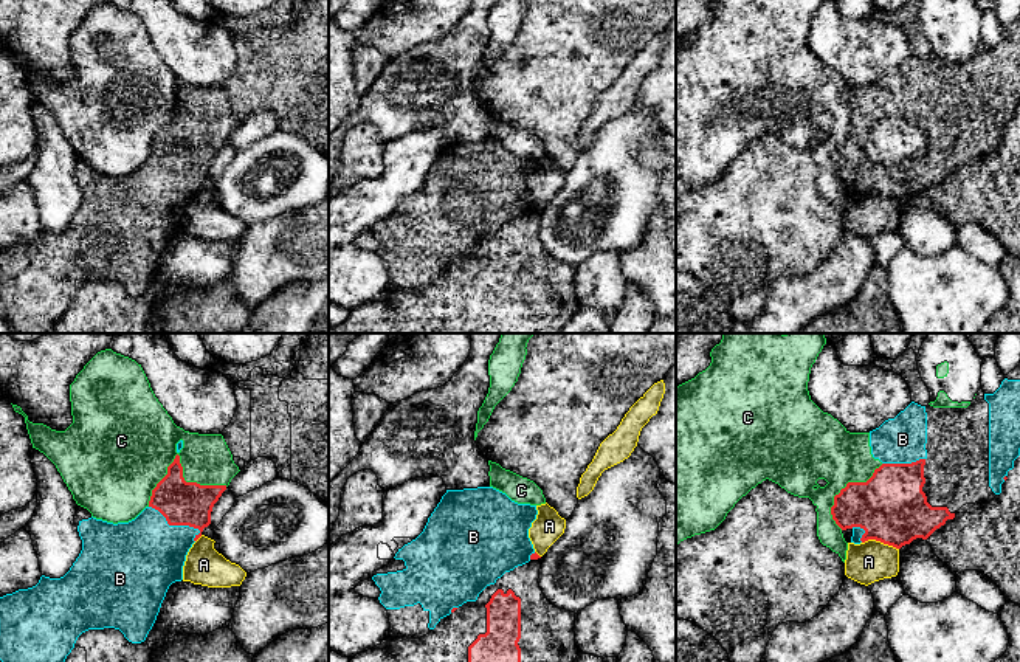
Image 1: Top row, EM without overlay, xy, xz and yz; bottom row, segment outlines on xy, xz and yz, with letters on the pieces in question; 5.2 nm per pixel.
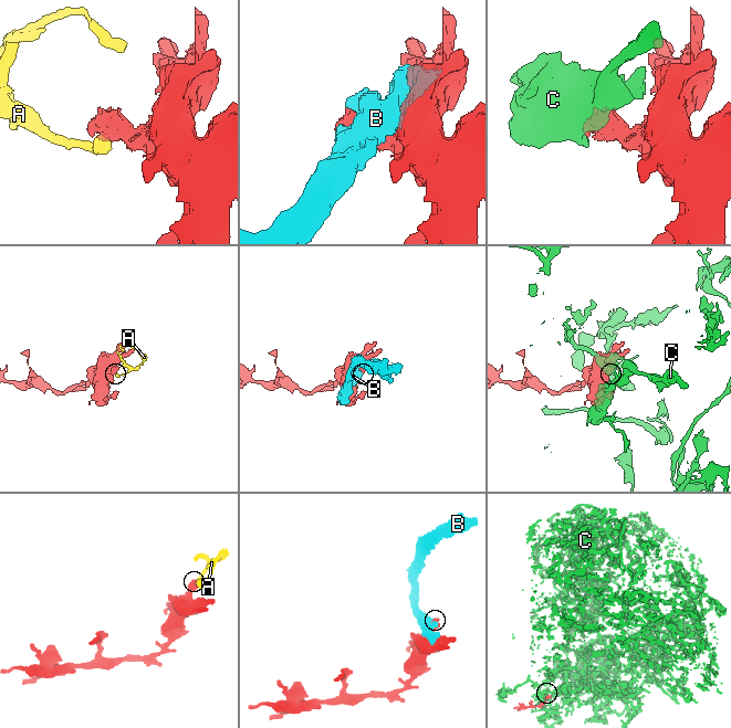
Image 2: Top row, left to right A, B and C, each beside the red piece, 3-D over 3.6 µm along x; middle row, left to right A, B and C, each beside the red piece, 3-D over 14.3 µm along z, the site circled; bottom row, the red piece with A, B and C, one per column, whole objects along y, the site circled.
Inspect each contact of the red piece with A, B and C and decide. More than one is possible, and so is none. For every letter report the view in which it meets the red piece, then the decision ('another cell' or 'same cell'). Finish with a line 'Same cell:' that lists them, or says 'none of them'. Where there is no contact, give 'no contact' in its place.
A: meets red in yz; another cell
B: meets red in xy; another cell
C: meets red in xy; another cell
Same cell: none of them

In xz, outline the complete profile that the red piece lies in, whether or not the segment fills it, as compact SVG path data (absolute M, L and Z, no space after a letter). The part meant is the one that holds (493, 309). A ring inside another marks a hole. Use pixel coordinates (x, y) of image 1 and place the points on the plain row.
M536 205L532 206L529 215L505 225L476 254L453 260L429 287L420 291L389 288L372 302L349 310L347 319L329 333L561 333L578 309L575 265L557 260L543 247L539 211Z

